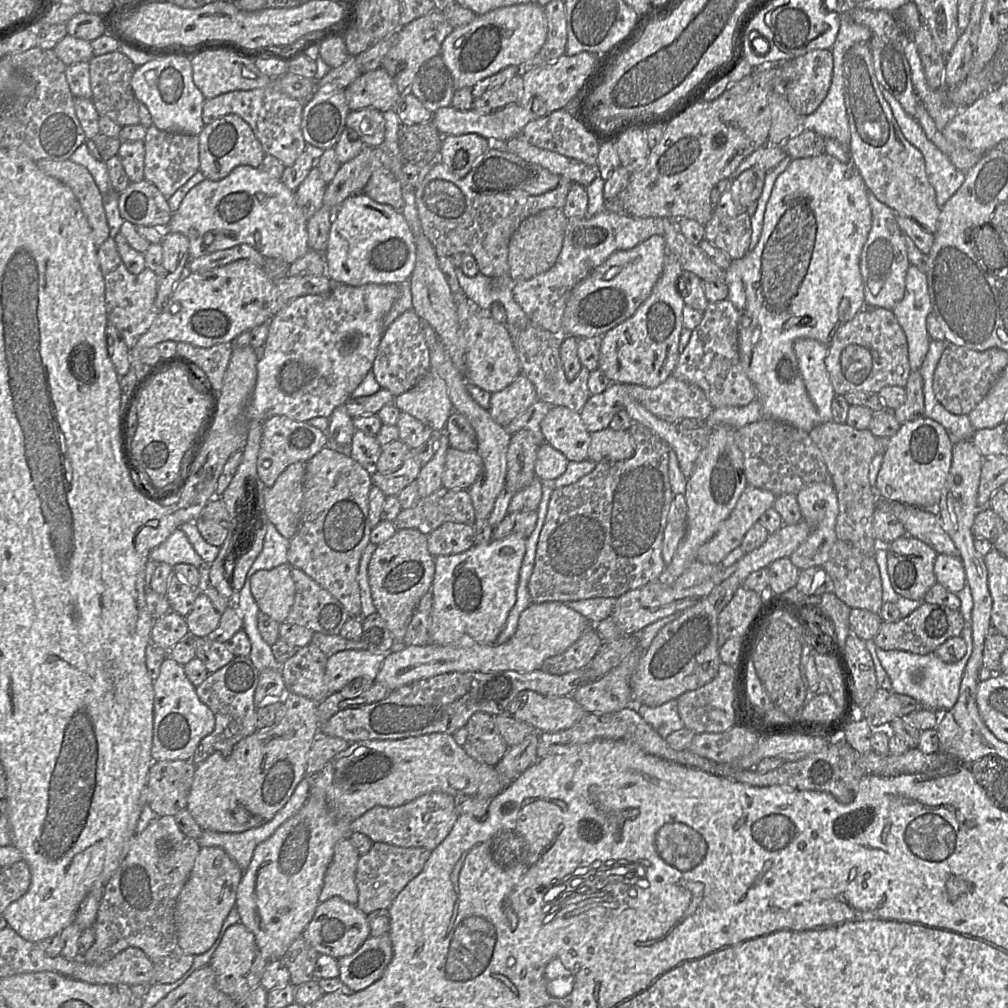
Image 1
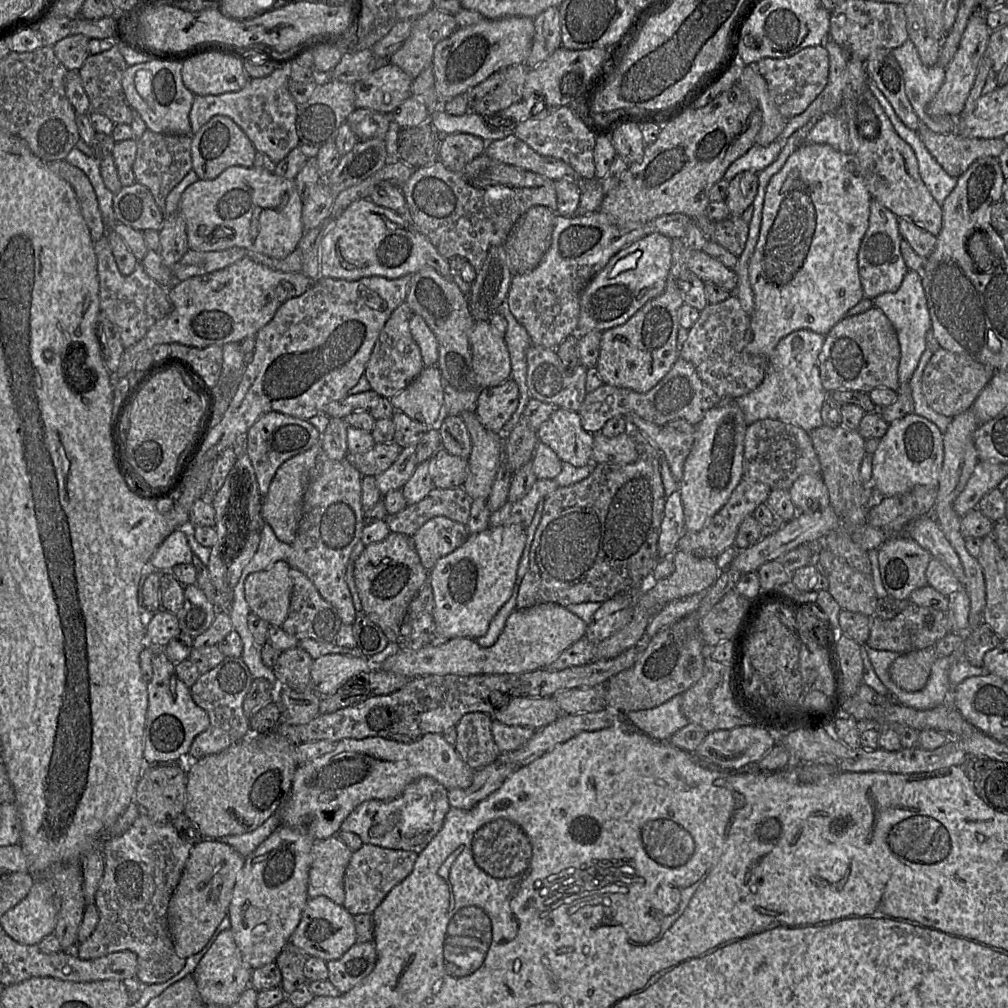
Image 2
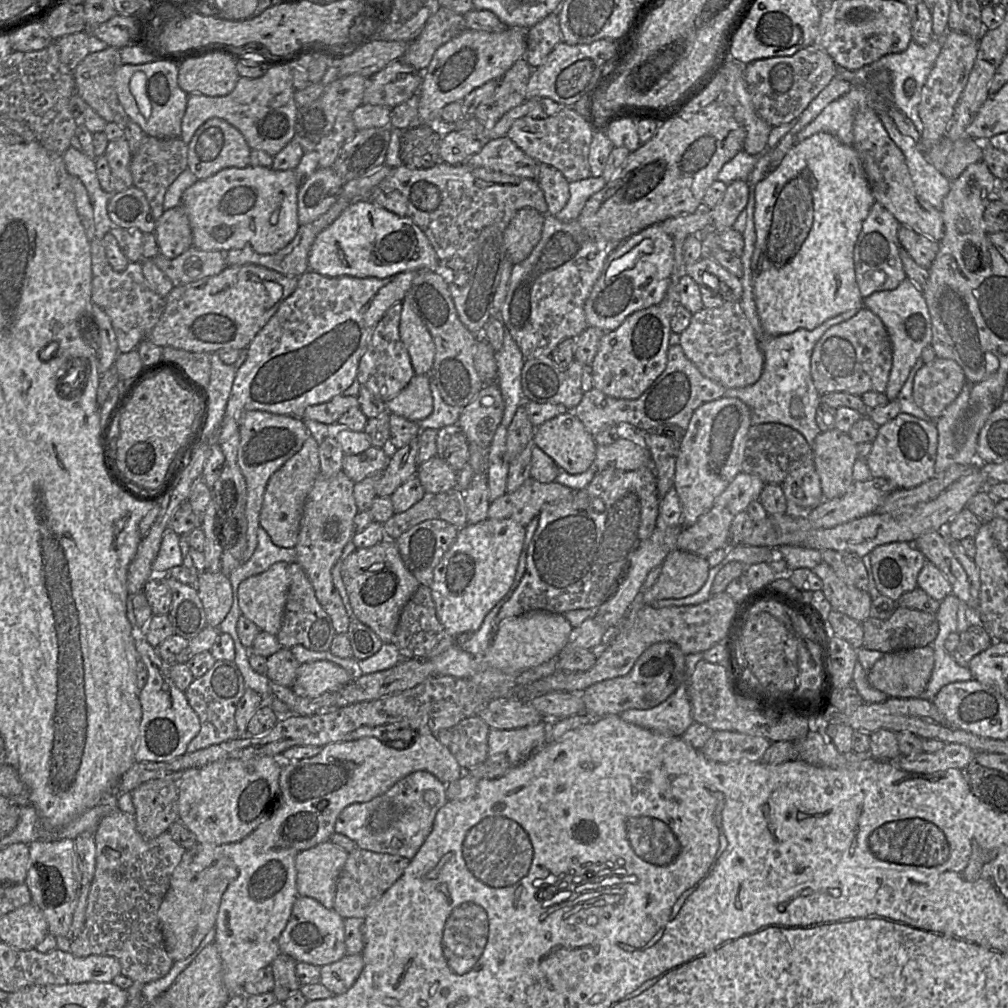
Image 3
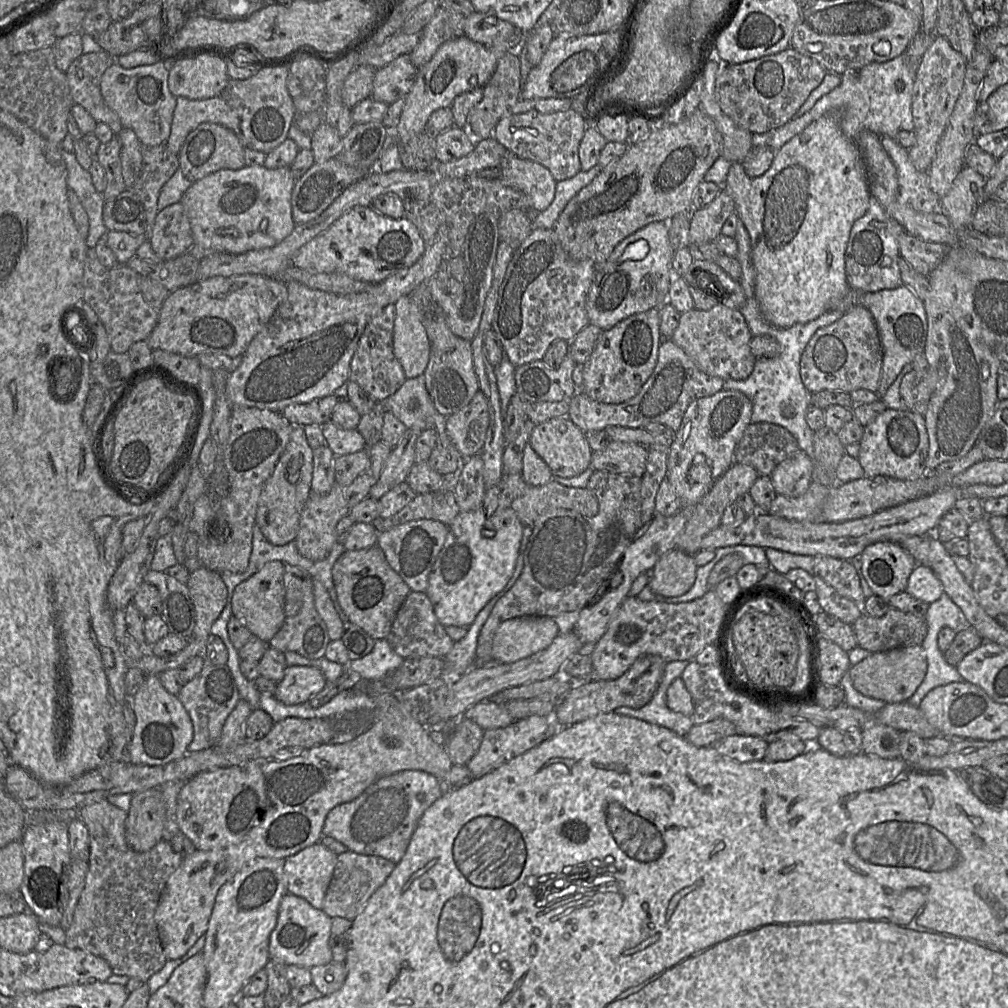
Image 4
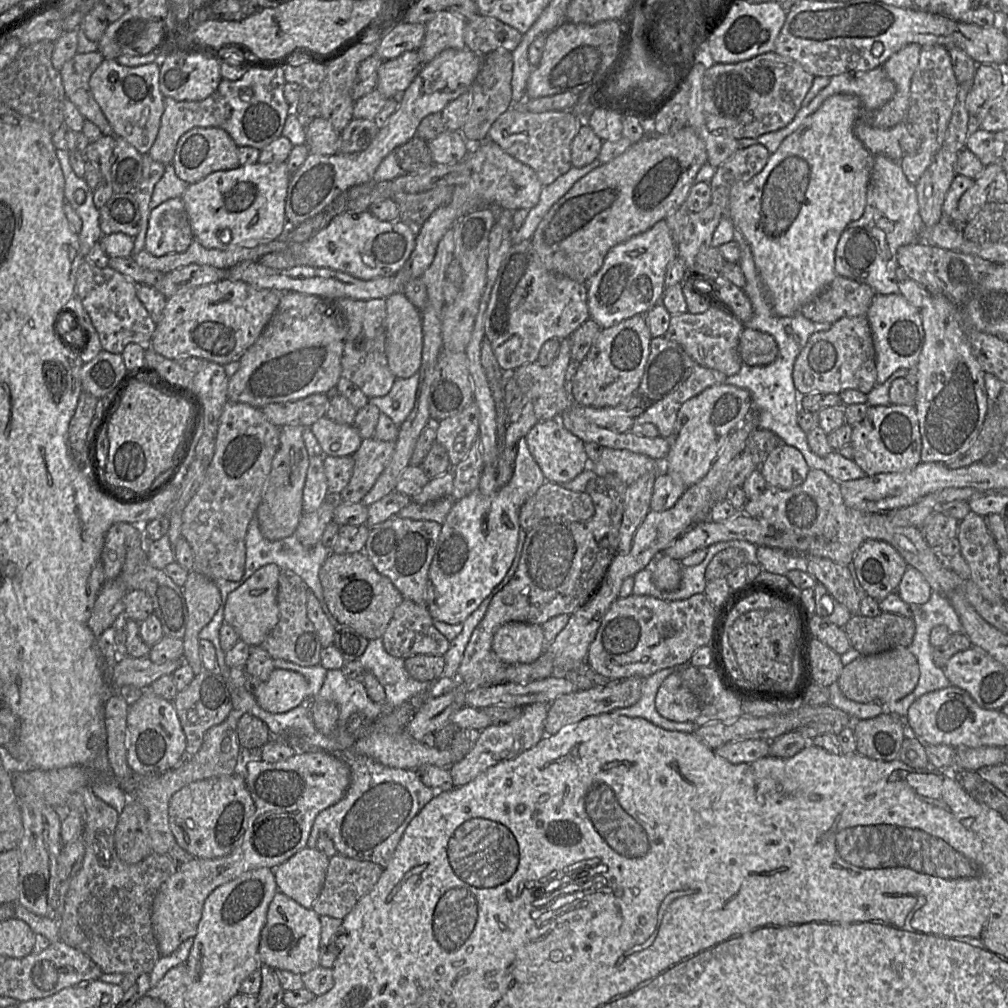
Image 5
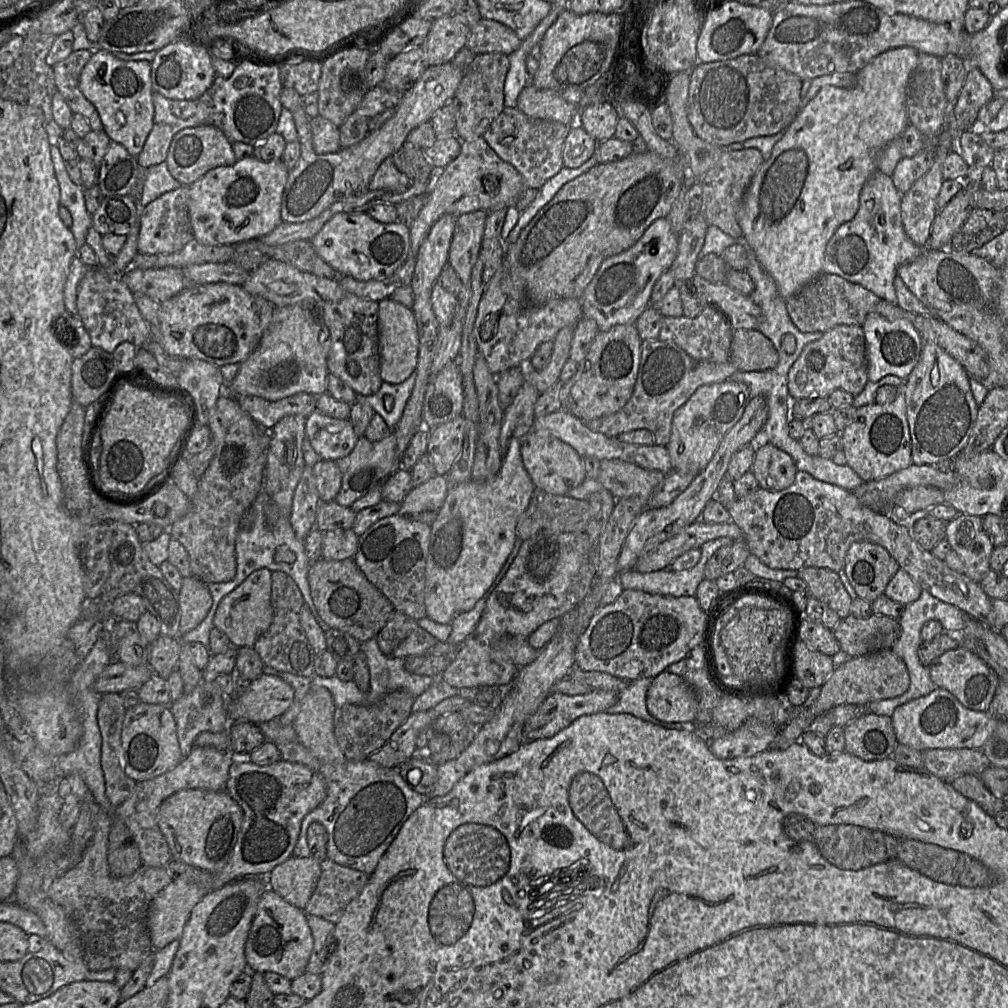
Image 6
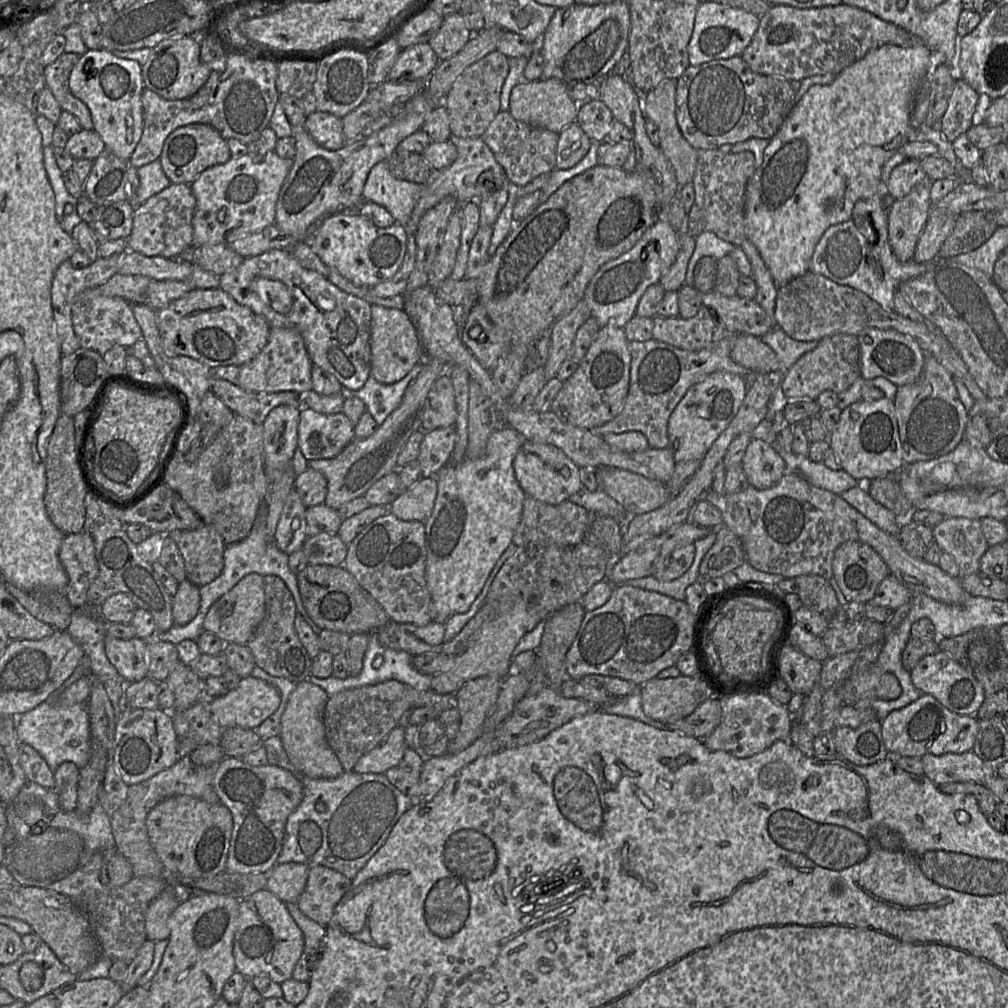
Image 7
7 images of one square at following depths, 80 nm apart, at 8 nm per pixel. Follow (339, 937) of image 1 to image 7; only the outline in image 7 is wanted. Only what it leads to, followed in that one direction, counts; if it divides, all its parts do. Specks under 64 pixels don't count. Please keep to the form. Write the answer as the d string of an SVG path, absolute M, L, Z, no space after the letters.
M268 889L240 898L238 926L234 935L233 954L236 971L251 979L267 976L280 984L292 978L294 968L304 950L301 929L286 904Z

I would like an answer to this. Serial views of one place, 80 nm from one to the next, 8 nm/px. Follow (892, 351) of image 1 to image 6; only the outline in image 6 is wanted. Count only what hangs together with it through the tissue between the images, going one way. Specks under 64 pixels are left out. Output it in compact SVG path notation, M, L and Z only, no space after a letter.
M837 325L834 328L830 329L829 331L825 332L819 340L808 343L804 347L798 359L794 362L794 364L789 369L788 393L792 400L798 400L798 399L810 398L810 397L826 397L827 398L835 390L843 390L852 394L853 396L856 396L863 391L866 383L868 382L867 374L868 374L868 354L867 354L866 341L865 341L862 325Z

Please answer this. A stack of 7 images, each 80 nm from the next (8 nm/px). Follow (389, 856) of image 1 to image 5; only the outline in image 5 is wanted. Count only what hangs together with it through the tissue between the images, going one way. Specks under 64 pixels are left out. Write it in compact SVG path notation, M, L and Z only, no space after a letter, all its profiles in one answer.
M342 855L333 856L328 864L321 892L312 906L319 916L329 916L343 920L359 900L377 883L384 868L370 861L361 861Z

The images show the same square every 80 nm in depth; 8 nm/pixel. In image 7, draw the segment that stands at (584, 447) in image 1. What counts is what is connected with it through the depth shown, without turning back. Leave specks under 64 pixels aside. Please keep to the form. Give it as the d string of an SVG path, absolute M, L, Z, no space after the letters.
M524 440L514 458L513 470L525 495L546 504L558 505L582 489L580 468L552 445Z

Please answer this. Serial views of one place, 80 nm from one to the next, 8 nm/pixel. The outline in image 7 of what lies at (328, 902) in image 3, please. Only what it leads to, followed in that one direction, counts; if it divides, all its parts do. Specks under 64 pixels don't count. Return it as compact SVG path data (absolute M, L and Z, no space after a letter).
M288 862L276 864L267 874L266 889L284 903L297 903L305 889L310 864Z

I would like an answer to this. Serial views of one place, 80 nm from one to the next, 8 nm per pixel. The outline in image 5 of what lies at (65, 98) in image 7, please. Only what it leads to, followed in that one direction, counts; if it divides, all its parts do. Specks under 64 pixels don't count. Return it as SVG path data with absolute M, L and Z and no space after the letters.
M98 50L76 53L73 58L64 63L59 72L66 97L78 108L84 118L95 123L103 135L115 136L89 86L91 75L103 60L104 57Z

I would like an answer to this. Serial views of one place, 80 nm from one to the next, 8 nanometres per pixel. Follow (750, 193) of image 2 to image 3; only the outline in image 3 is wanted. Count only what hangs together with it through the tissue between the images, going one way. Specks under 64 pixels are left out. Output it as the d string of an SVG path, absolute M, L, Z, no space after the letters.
M735 180L727 185L719 203L711 209L712 227L716 232L731 228L749 199L750 186L746 180Z

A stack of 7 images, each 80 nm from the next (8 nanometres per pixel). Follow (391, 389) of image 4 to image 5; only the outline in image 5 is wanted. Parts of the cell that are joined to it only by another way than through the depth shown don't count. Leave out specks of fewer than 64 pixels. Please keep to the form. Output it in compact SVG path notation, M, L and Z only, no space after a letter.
M339 298L332 302L347 329L341 359L341 377L358 386L368 398L385 396L396 380L389 369L386 355L386 299L364 301Z

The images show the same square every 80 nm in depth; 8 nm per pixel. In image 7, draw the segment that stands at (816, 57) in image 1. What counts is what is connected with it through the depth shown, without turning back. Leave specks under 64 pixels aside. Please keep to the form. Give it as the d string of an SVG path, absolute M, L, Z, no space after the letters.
M740 55L728 59L712 60L697 66L689 66L677 79L676 86L676 120L683 137L697 150L718 149L724 144L734 145L750 138L771 139L779 130L795 105L795 91L789 80L781 76L763 75L753 72Z

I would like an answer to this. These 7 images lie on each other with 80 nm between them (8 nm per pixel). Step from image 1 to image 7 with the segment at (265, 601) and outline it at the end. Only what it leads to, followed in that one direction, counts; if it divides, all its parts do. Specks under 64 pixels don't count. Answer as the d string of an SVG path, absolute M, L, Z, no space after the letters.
M258 573L244 576L210 607L203 620L203 630L217 635L225 643L246 645L265 616L263 580L264 577Z

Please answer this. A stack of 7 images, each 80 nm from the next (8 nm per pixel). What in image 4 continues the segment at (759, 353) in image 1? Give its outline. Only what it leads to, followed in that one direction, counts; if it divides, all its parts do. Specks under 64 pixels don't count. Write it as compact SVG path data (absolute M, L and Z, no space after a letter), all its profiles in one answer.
M826 114L808 125L801 133L792 137L774 155L769 169L761 176L750 178L746 175L741 163L731 163L725 184L721 191L727 192L735 202L735 213L743 222L751 243L752 264L755 270L755 293L764 319L777 328L790 328L797 323L810 322L821 315L839 311L839 303L852 289L845 272L845 251L854 222L862 218L872 196L869 189L866 167L855 140L847 138L839 126L837 114Z

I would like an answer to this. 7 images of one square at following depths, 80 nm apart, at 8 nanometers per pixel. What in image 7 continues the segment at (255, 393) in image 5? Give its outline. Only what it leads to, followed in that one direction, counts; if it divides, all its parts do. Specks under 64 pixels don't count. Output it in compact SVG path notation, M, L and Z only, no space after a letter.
M271 328L267 344L250 361L240 367L238 385L253 392L292 391L303 394L312 390L311 370L313 362L301 334L293 328Z

